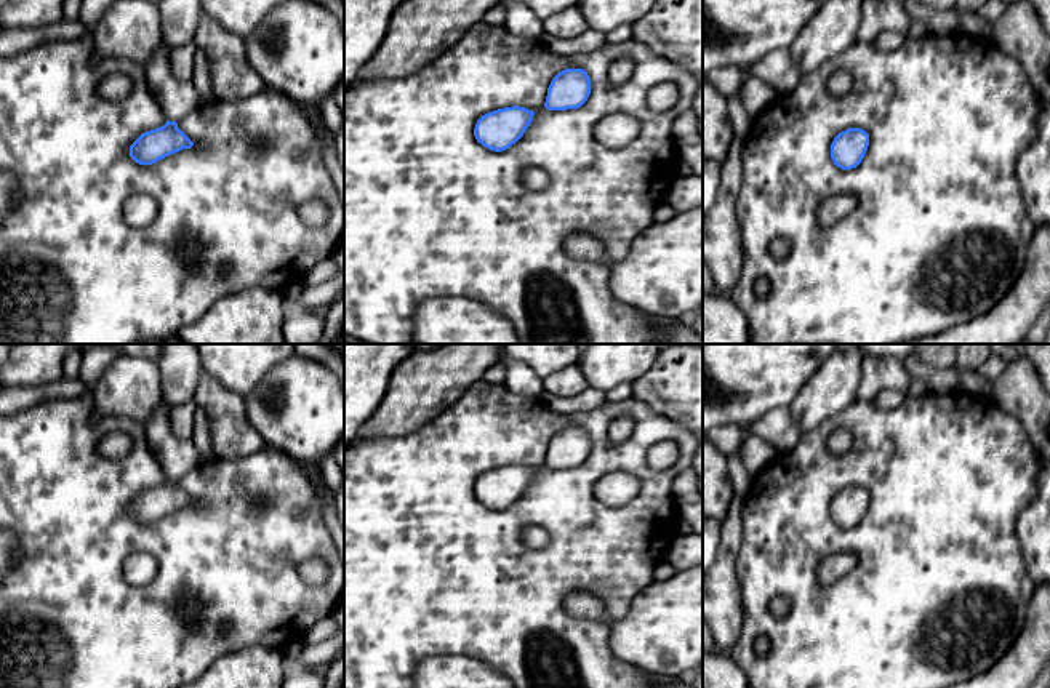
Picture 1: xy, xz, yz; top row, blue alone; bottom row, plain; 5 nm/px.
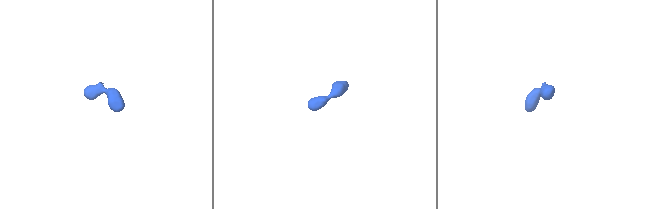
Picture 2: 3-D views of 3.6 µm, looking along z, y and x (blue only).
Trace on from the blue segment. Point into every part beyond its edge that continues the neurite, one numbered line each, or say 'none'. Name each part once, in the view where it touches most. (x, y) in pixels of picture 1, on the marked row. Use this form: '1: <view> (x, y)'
1: xy (176, 98)

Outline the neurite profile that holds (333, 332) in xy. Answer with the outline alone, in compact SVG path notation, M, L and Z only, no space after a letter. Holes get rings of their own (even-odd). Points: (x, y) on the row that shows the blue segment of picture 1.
M344 291L323 310L323 334L319 344L344 344Z

